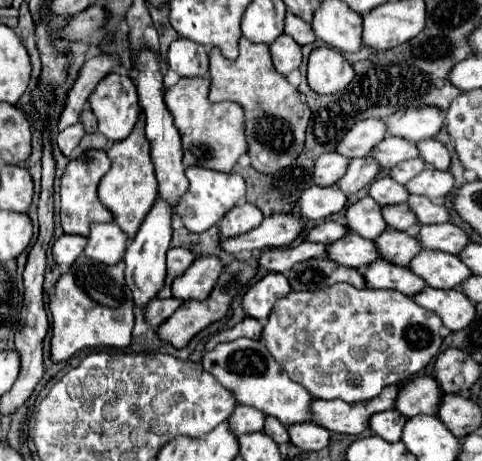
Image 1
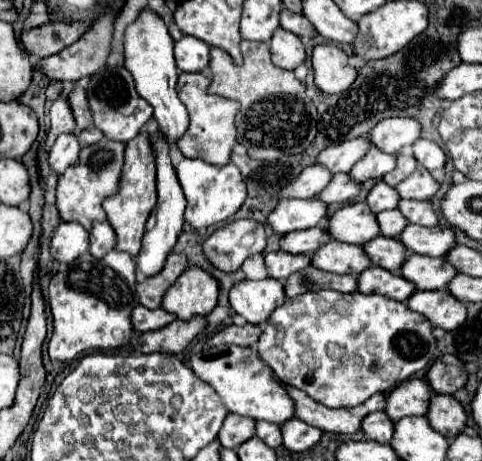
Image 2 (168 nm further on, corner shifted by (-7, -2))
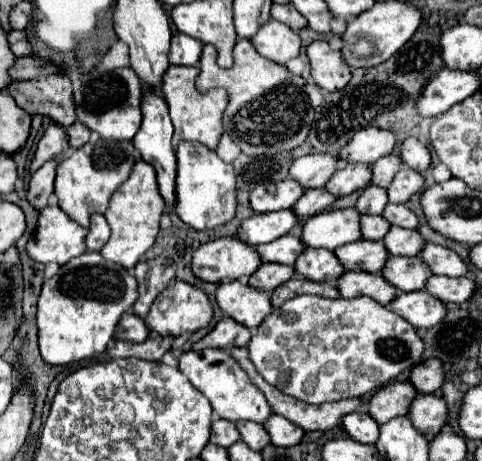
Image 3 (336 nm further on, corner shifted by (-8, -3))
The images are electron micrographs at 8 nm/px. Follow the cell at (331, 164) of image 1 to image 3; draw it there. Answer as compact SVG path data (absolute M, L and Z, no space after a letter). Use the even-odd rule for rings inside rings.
M282 180L272 184L260 184L250 192L250 208L258 214L292 208L292 204L304 194L304 188L294 180Z

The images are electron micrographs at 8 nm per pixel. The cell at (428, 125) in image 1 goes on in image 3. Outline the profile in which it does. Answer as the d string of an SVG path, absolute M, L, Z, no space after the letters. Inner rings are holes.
M366 128L360 130L340 152L340 162L364 162L374 164L380 156L386 156L394 150L396 136L390 130Z

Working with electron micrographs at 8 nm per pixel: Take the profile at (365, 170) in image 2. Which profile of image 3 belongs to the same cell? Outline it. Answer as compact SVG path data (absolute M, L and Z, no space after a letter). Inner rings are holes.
M342 164L334 174L332 180L328 180L326 190L332 192L332 196L348 196L356 190L362 190L368 186L368 180L372 176L372 170L368 164Z

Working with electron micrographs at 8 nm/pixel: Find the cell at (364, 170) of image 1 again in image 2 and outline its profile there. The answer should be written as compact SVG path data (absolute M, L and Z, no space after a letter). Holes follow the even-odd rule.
M335 173L331 183L319 193L319 199L325 201L327 205L349 203L359 195L359 189L361 189L361 183L353 181L349 173Z

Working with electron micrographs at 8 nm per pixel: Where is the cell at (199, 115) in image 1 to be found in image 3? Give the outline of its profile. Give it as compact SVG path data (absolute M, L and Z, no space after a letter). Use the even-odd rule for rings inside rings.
M168 66L168 70L162 76L162 94L170 106L170 118L174 124L172 144L176 146L182 140L194 140L214 150L222 136L222 112L228 104L228 96L224 94L222 88L216 88L206 94L198 92L194 86L196 76L198 68L194 66Z

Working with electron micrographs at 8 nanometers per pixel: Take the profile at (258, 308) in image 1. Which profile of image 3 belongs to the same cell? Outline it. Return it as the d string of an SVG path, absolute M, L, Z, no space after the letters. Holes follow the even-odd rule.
M240 280L222 282L216 290L216 302L224 314L250 330L272 312L270 294L256 292L256 288L242 284Z

